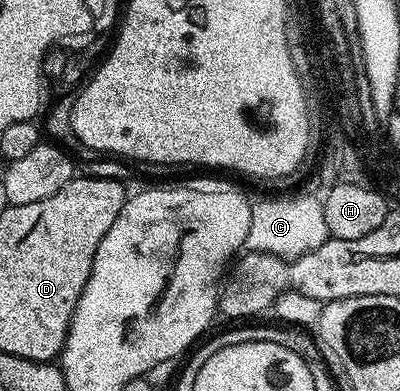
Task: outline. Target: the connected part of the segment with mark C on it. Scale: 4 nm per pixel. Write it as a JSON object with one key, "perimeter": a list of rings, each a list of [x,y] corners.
{"perimeter":[[[312,193],[298,196],[297,199],[287,199],[278,195],[274,200],[264,199],[260,205],[250,208],[250,228],[246,238],[246,247],[250,251],[264,251],[268,255],[280,255],[289,261],[296,255],[303,255],[325,243],[330,230],[324,221],[322,201],[317,200]]]}

